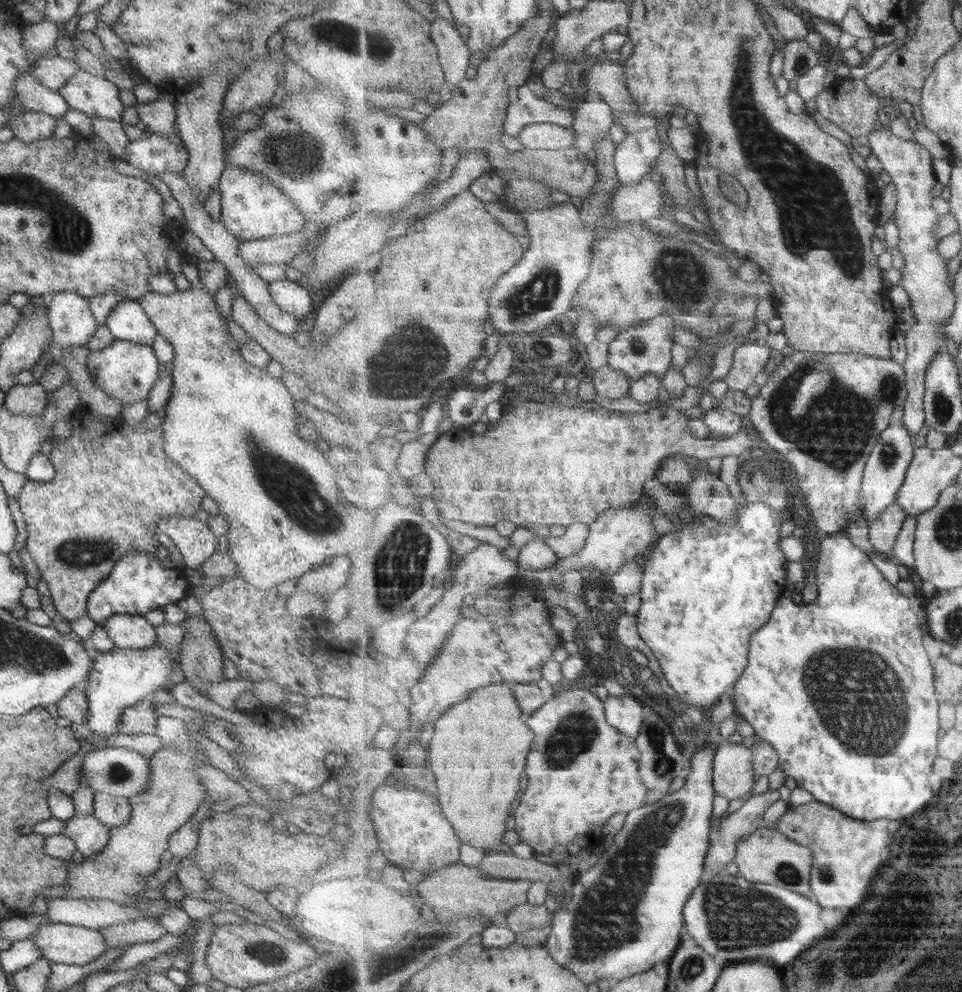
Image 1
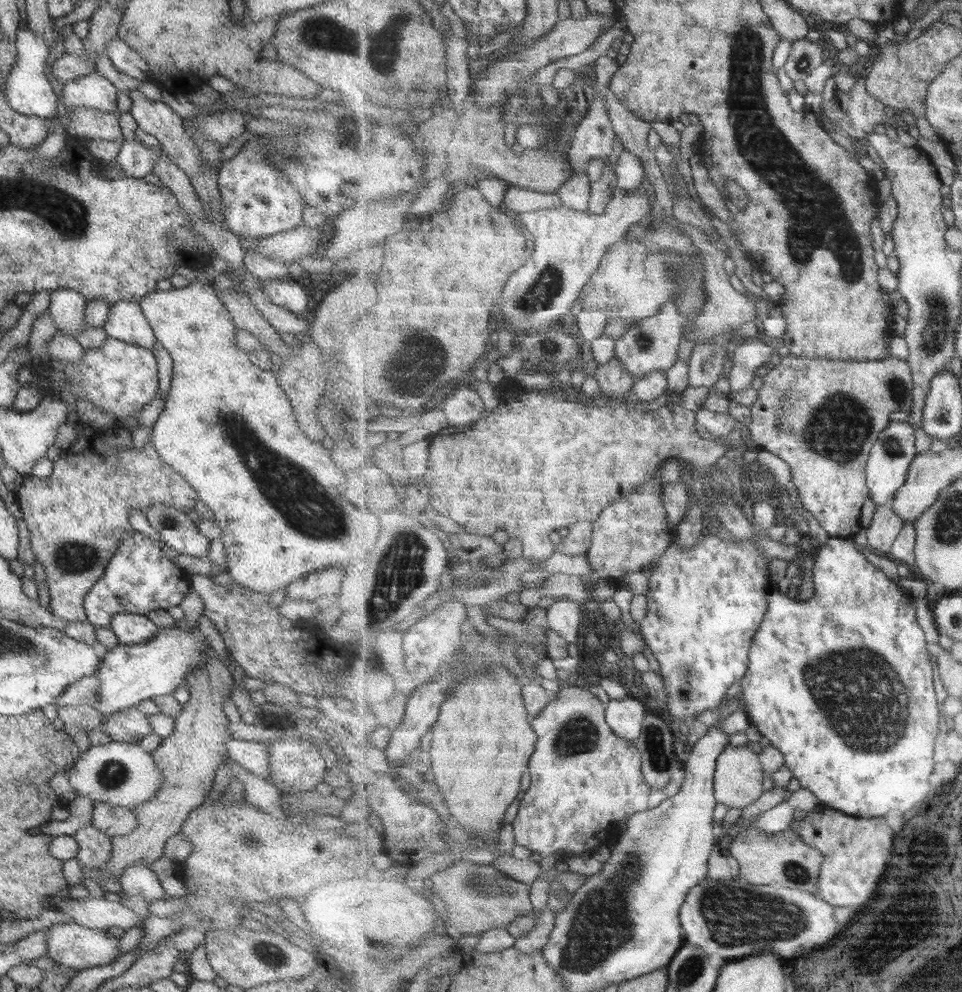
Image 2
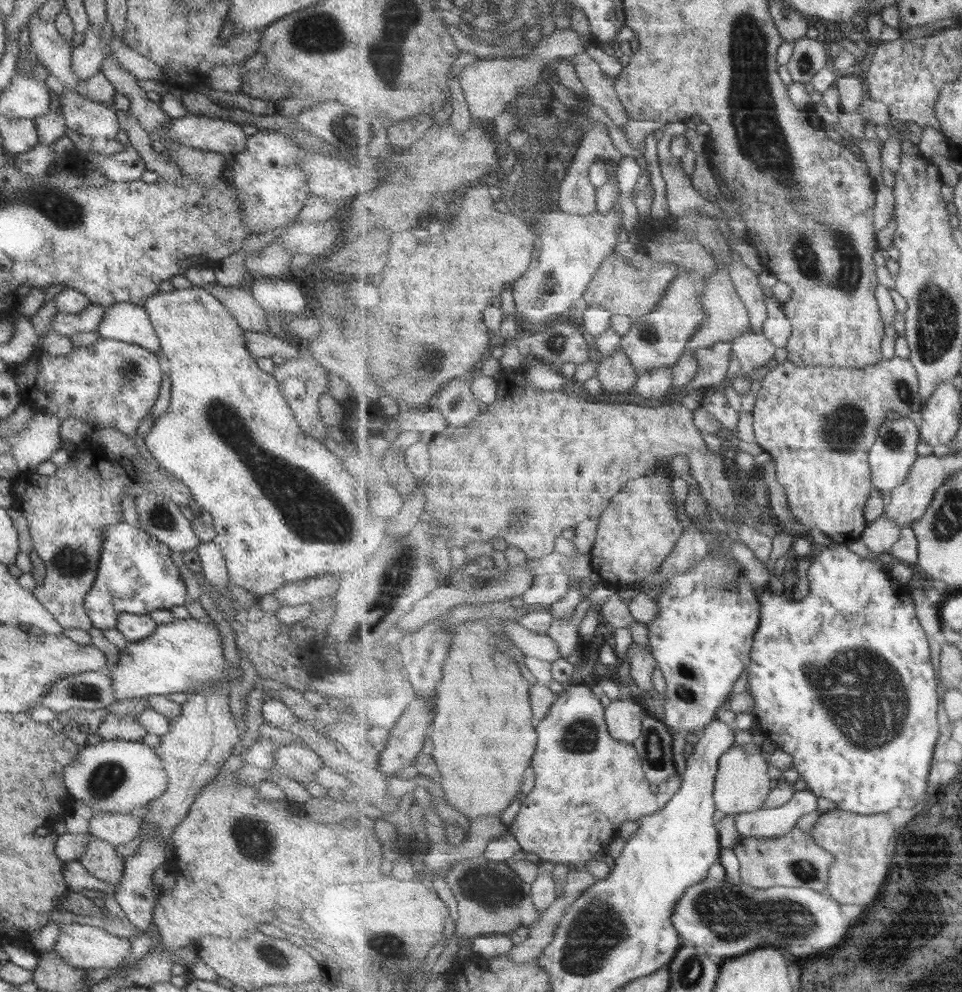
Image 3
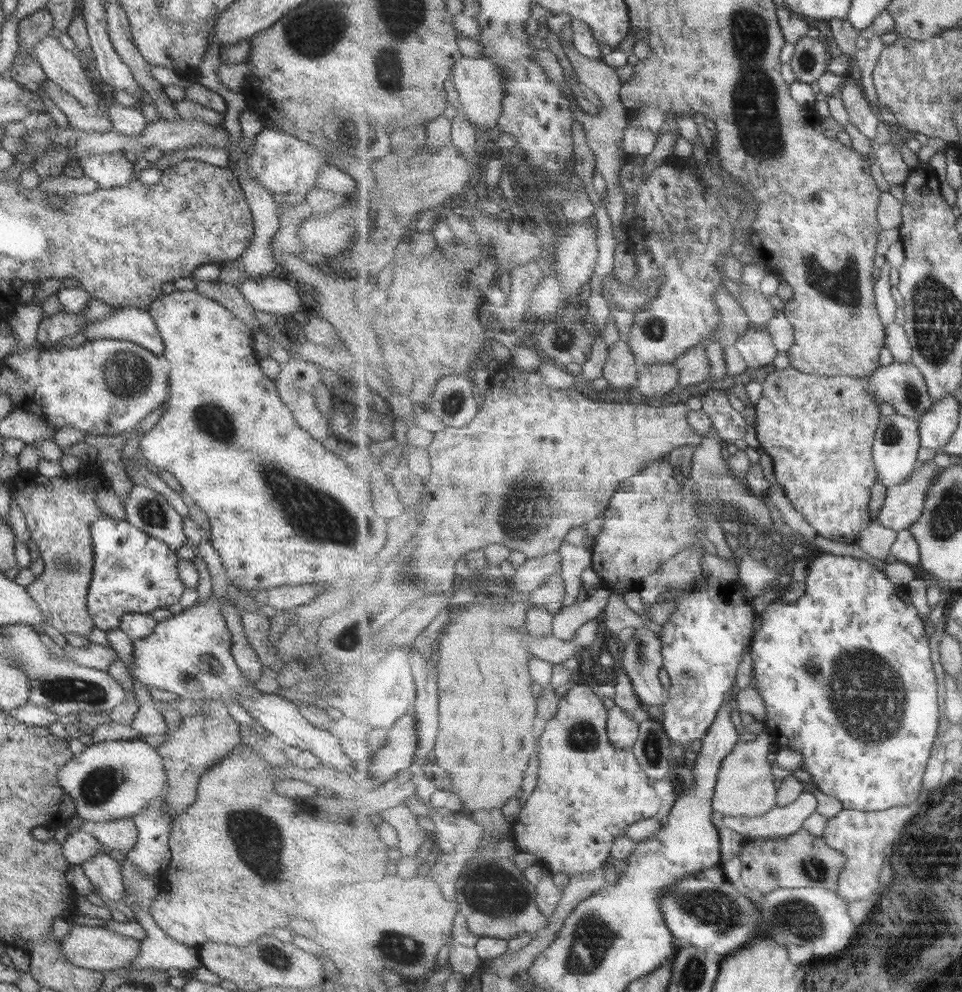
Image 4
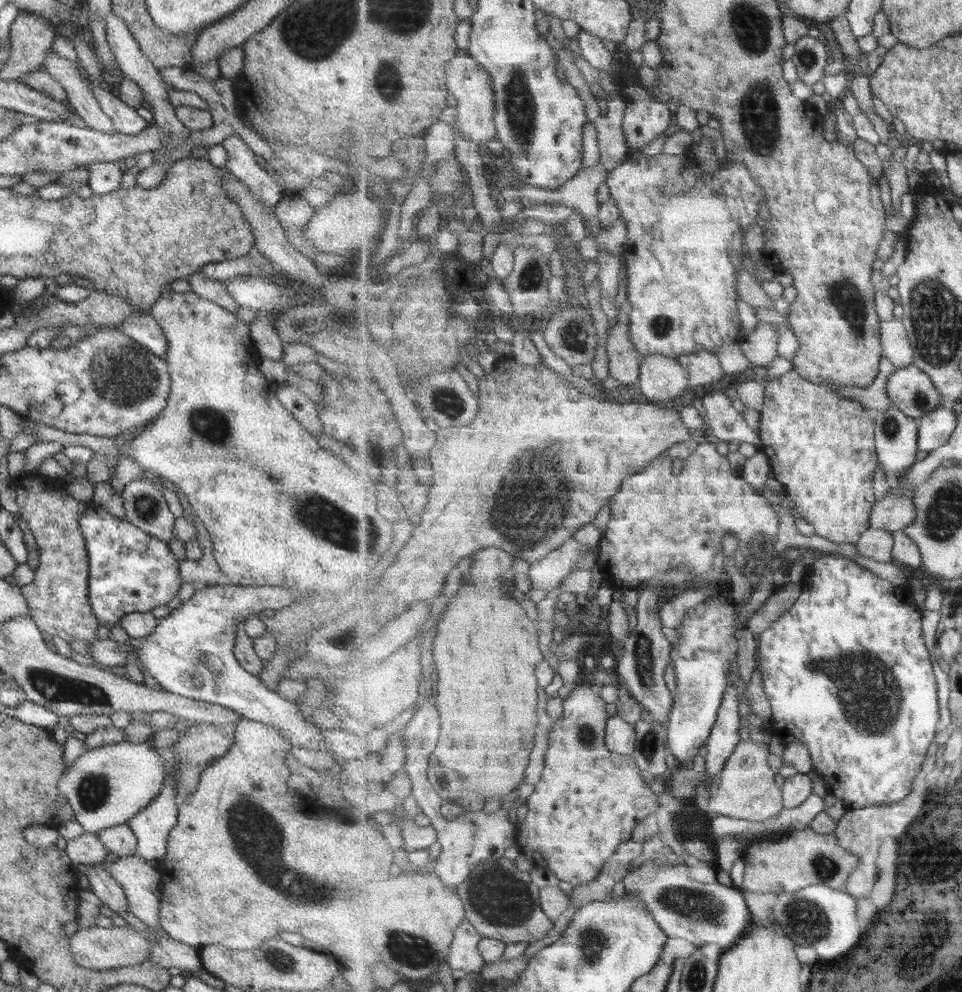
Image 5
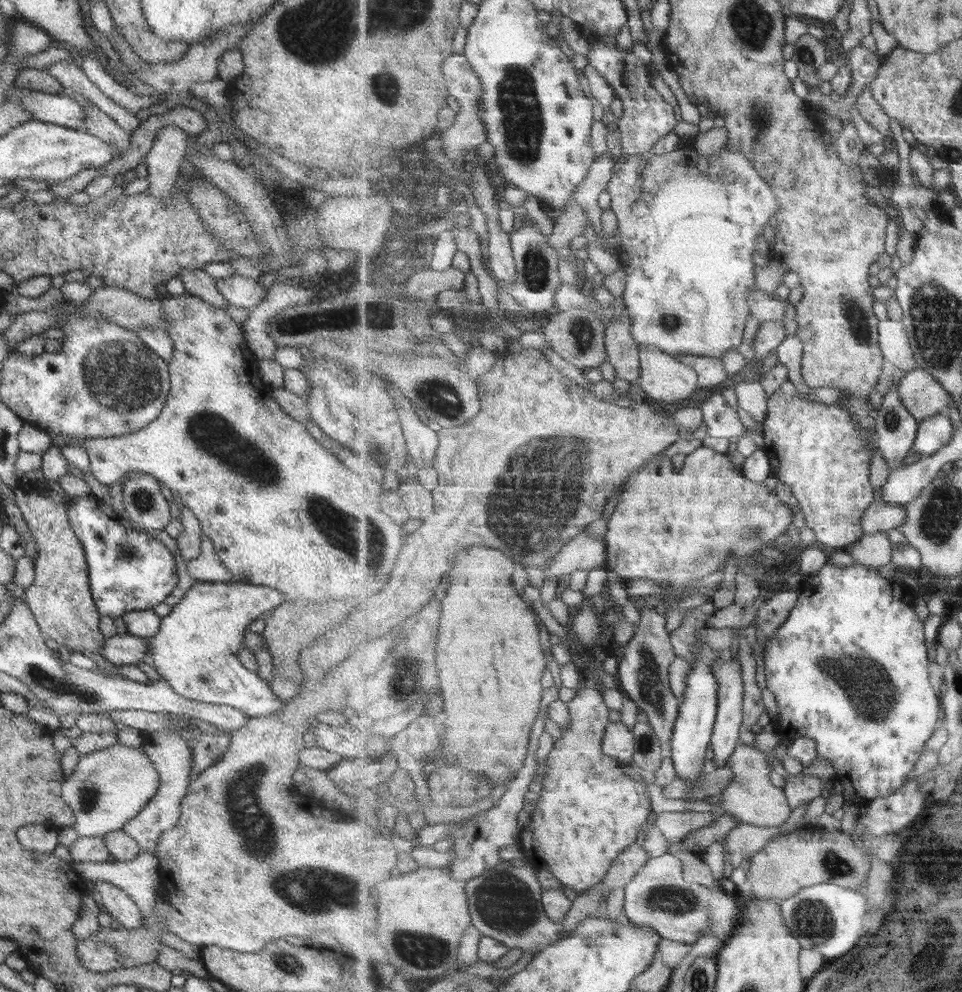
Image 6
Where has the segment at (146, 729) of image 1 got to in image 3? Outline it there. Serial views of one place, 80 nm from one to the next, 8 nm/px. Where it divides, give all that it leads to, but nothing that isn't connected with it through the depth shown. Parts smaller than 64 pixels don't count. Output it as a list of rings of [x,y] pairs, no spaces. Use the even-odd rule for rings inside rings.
[[[105,712],[104,719],[96,733],[101,741],[124,740],[129,742],[141,742],[146,735],[146,730],[137,723],[137,718],[119,718],[113,713]]]

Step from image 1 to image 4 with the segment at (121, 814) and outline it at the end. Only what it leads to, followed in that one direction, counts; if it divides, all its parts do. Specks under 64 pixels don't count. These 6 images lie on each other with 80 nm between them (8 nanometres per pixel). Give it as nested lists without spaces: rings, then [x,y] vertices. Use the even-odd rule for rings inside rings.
[[[130,818],[95,822],[87,830],[110,852],[118,850],[126,854],[136,841],[136,828]]]

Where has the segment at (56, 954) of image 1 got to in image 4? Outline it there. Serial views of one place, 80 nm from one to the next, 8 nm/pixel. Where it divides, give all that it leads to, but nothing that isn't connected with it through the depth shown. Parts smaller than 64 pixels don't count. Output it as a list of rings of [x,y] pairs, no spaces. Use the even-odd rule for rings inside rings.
[[[73,925],[69,933],[59,941],[59,948],[67,962],[73,966],[91,970],[93,972],[109,972],[128,966],[132,959],[140,952],[140,942],[132,938],[125,938],[103,927]]]

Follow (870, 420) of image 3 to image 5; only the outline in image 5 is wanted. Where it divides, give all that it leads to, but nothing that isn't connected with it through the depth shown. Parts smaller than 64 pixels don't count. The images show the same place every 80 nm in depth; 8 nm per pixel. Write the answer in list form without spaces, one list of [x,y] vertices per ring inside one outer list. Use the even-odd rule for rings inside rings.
[[[915,363],[898,368],[889,378],[887,383],[888,397],[901,412],[908,414],[910,418],[920,420],[926,414],[937,409],[941,402],[941,394],[937,390],[933,379],[921,367]],[[791,369],[778,379],[773,379],[766,385],[766,395],[760,416],[760,440],[763,444],[763,453],[769,458],[772,469],[771,475],[781,483],[785,492],[789,494],[791,500],[800,516],[815,528],[815,533],[827,540],[837,544],[849,542],[856,545],[862,534],[870,528],[873,507],[876,506],[876,492],[873,490],[874,478],[880,468],[879,456],[877,456],[877,418],[875,410],[865,406],[864,402],[859,402],[855,398],[848,398],[840,394],[841,384],[821,384],[811,382],[803,378],[797,371]]]

